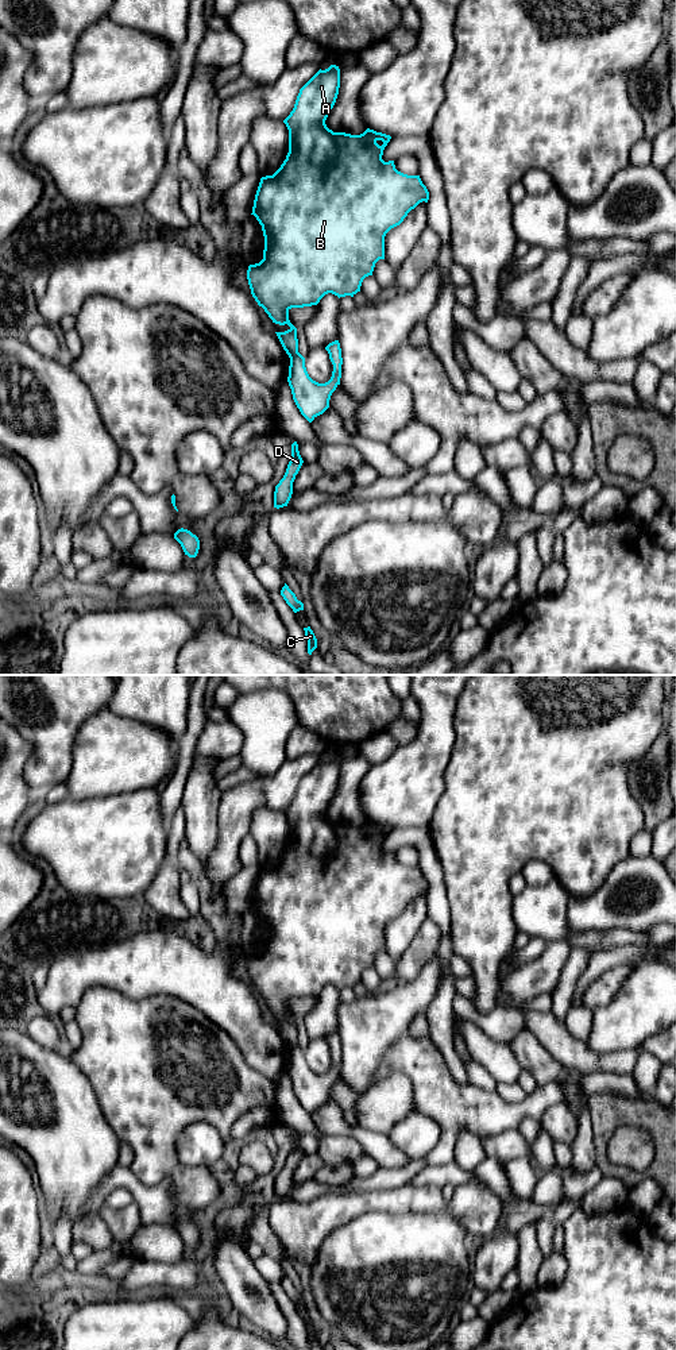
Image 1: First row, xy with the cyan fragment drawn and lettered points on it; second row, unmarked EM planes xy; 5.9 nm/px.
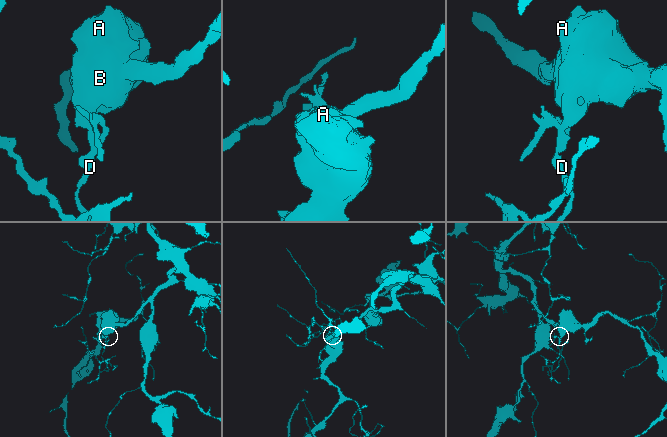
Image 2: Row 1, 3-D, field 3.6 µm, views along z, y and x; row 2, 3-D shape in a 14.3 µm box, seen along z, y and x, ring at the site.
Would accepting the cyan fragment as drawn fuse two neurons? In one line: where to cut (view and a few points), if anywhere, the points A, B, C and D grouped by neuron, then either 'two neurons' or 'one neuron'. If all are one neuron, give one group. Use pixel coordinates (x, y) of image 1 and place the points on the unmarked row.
cut xy (297, 1042), (290, 1050); groups A B / C D; two neurons

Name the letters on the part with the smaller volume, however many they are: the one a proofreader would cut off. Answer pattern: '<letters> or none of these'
C, D

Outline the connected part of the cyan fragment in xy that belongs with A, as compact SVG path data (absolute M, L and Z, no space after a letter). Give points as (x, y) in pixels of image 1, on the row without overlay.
M331 756L325 761L318 761L301 780L297 787L295 795L290 806L283 811L289 821L289 844L286 850L281 856L281 859L273 865L260 869L252 904L259 915L262 917L263 927L264 927L264 941L263 941L263 950L259 954L250 956L247 961L247 971L251 980L251 986L258 994L259 998L264 1000L273 1014L285 1017L287 1015L290 1019L285 1023L275 1023L283 1041L291 1050L298 1044L298 1030L297 1030L297 1019L289 1011L289 1002L291 999L304 999L317 996L320 991L332 984L335 987L354 988L358 983L360 983L362 973L366 968L372 967L375 954L379 950L385 950L385 927L386 925L399 917L407 904L414 900L420 894L429 891L429 883L426 878L422 875L420 867L407 867L395 860L394 852L385 853L382 850L383 841L390 833L391 828L376 824L374 821L367 819L360 826L351 826L345 824L333 824L325 815L325 811L333 799L340 779L340 760L336 756Z

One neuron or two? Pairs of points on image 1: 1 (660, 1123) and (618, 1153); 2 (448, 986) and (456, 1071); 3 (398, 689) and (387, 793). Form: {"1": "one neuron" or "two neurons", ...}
{"1": "two neurons", "2": "one neuron", "3": "two neurons"}

